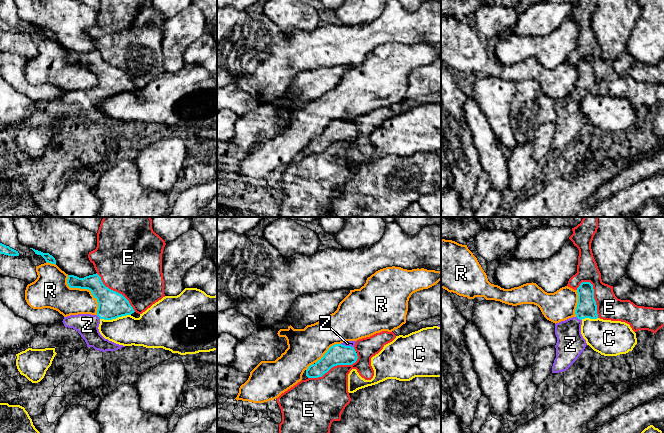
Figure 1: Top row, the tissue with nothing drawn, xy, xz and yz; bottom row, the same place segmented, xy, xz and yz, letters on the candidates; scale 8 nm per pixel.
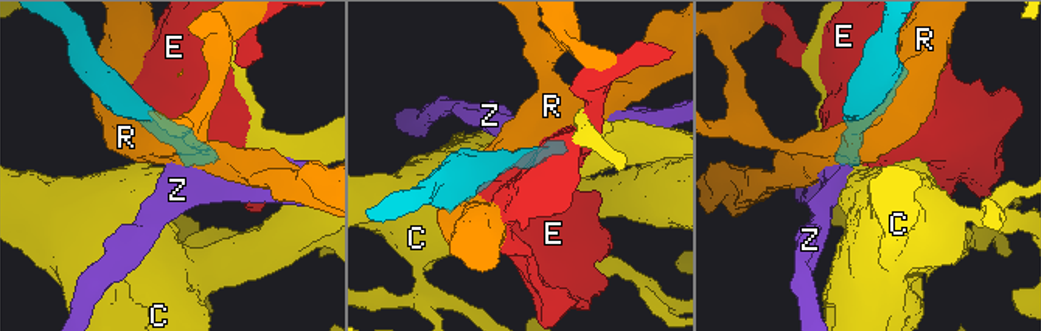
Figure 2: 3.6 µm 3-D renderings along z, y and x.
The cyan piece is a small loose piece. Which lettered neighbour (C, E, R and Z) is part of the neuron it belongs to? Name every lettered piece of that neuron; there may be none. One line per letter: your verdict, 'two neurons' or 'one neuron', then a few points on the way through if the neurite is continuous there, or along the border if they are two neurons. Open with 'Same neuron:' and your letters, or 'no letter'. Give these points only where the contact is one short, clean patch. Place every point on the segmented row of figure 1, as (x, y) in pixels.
Same neuron: Z
C: two neurons
E: two neurons
R: two neurons
Z: one neuron; runs through xz (338, 354), (347, 346), (347, 343)

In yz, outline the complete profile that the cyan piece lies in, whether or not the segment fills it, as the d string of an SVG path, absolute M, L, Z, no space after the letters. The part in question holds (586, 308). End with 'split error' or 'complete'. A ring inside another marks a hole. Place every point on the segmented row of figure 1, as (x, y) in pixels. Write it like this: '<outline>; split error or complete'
M582 282L577 293L576 316L555 324L557 343L552 373L566 371L584 351L587 343L581 334L582 320L598 318L593 285L590 282Z; split error

